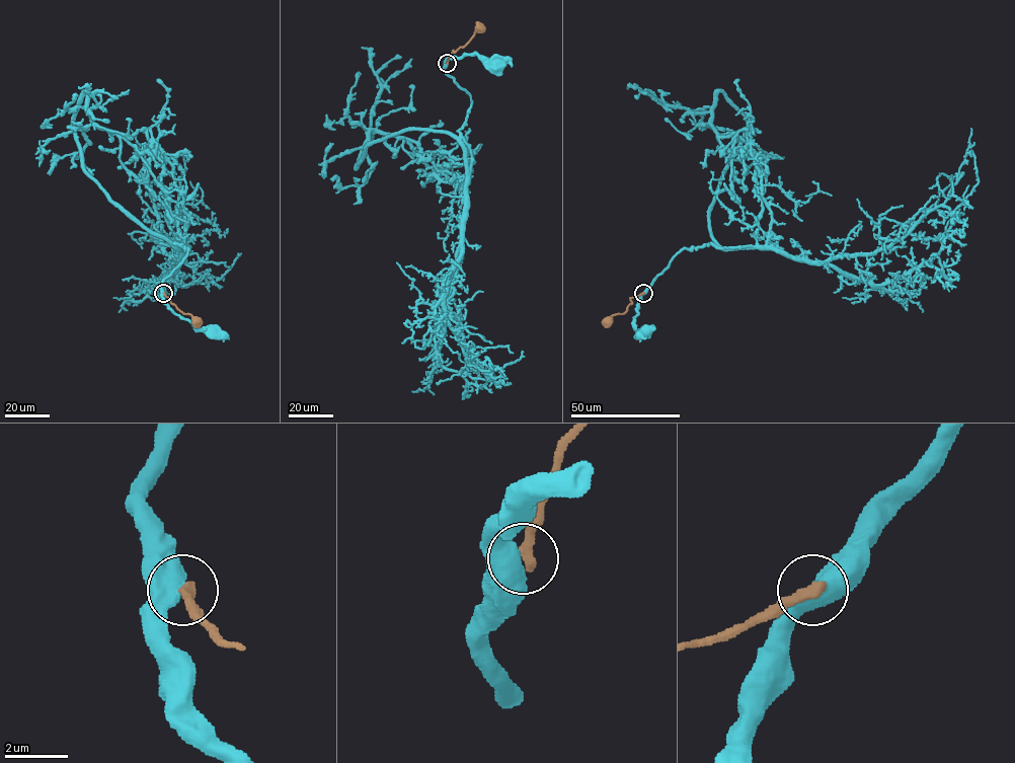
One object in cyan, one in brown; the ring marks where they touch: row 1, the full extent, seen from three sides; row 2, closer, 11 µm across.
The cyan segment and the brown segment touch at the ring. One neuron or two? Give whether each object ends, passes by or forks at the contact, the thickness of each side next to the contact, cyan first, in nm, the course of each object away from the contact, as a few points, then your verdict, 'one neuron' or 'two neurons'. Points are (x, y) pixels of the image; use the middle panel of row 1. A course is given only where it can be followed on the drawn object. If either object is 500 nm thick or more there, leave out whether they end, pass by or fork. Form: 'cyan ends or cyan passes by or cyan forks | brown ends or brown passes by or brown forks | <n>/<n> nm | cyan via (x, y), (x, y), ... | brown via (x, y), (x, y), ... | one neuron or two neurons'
cyan forks | brown ends | 440/360 nm | cyan via (446, 63), (447, 59), (467, 55), (480, 55), (488, 62), (494, 60), (494, 63) | brown via (447, 63), (452, 52), (463, 47), (480, 26) | two neurons

